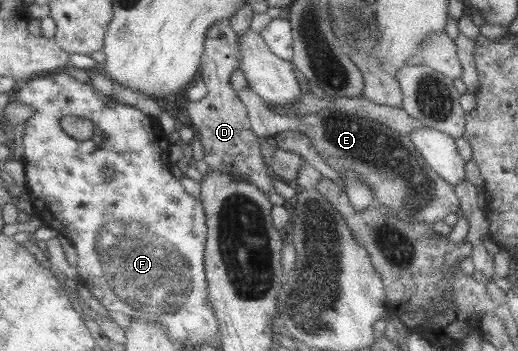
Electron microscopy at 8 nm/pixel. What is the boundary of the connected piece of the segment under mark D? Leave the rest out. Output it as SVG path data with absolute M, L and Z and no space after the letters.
M229 19L216 22L207 31L201 70L208 92L201 102L189 105L188 113L192 118L193 130L200 134L200 142L206 151L203 159L209 168L252 181L259 190L270 194L275 189L273 172L263 163L259 153L259 137L251 128L247 106L241 102L239 93L231 88L231 74L233 70L241 68L239 39L240 36Z

